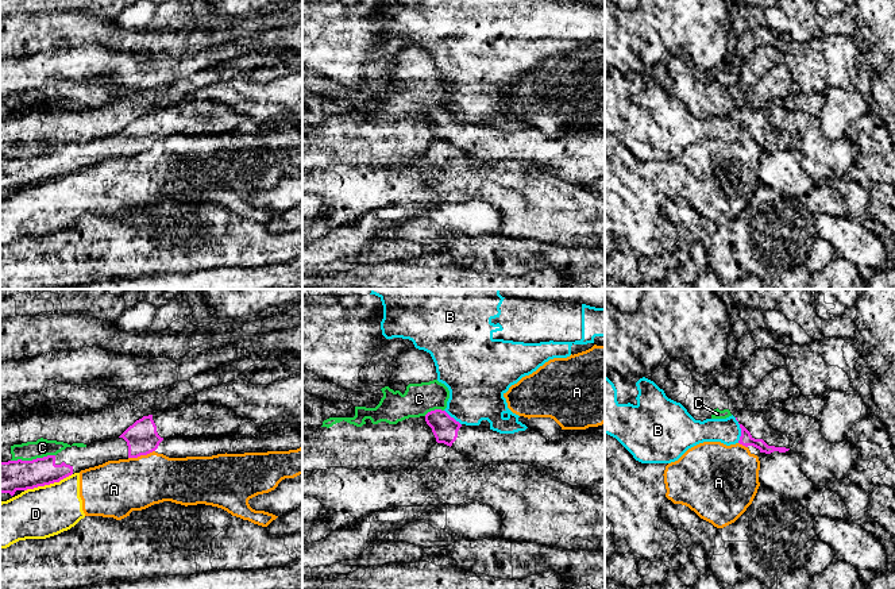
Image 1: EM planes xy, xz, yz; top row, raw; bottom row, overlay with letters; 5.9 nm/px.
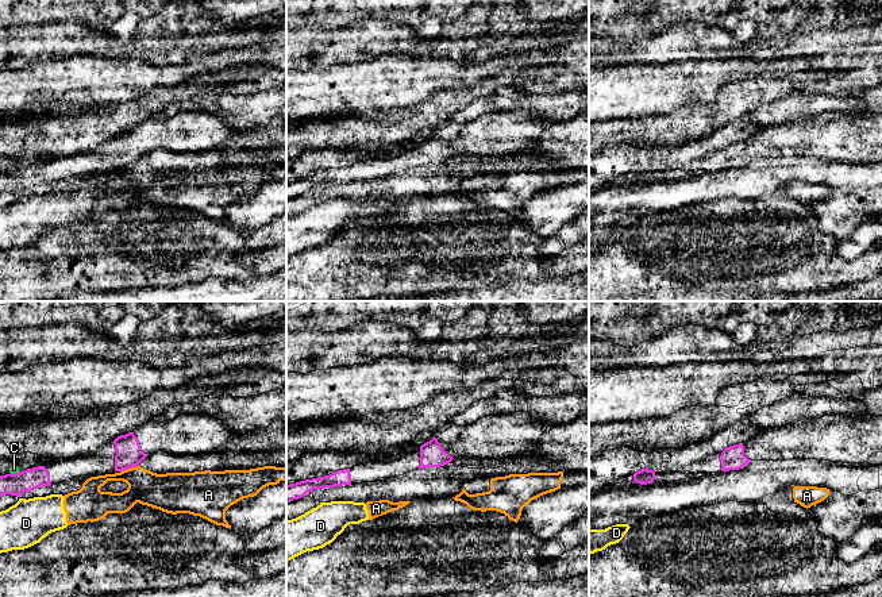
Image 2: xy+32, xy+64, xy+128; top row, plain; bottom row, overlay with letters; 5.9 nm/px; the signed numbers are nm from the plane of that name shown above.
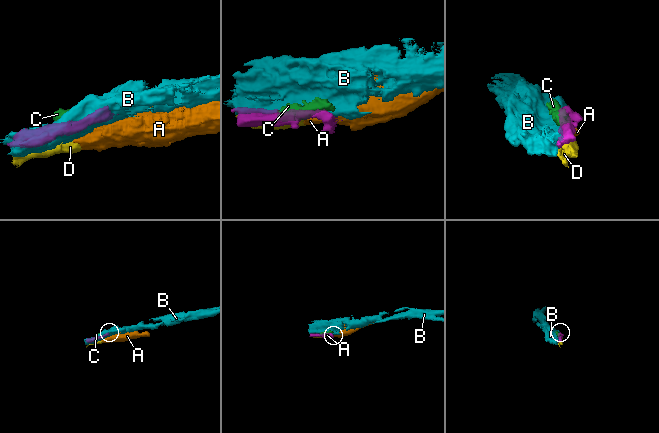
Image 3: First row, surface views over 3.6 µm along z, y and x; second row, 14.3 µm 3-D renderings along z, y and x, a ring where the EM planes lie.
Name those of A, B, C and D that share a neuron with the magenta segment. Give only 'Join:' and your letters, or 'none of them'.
Join: none of them

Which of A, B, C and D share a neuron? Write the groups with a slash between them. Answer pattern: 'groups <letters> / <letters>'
groups A D / B / C

